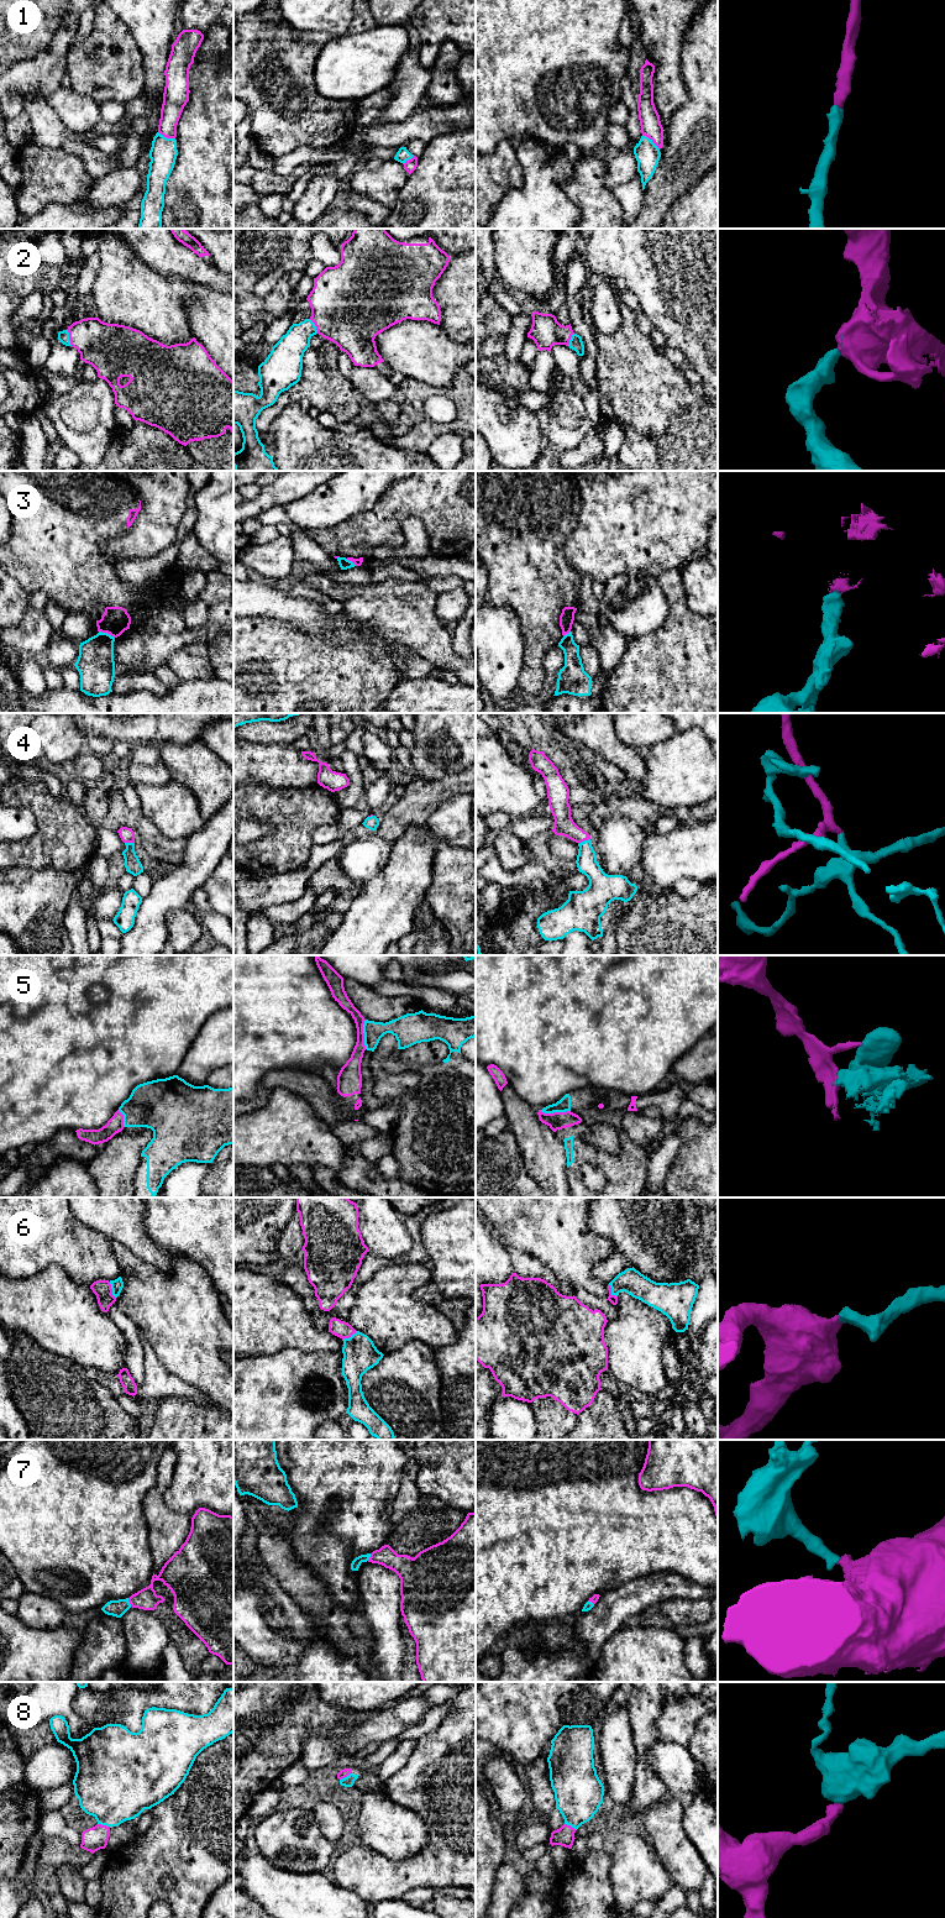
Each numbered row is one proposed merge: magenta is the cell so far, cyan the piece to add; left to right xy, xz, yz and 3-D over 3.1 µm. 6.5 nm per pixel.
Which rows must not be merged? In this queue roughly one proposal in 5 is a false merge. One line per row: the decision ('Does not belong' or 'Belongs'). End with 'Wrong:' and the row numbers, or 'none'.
1: Belongs
2: Belongs
3: Does not belong
4: Belongs
5: Does not belong
6: Belongs
7: Belongs
8: Belongs
Wrong: 3, 5

